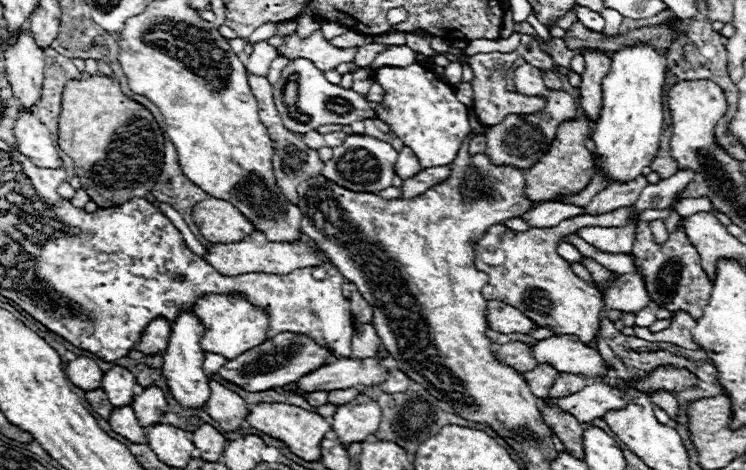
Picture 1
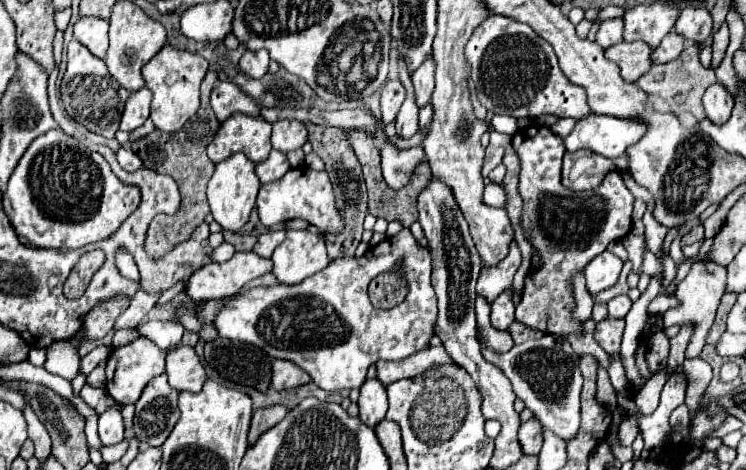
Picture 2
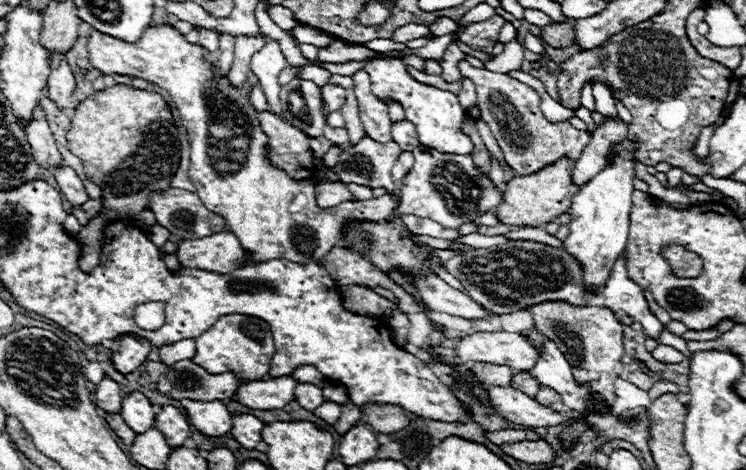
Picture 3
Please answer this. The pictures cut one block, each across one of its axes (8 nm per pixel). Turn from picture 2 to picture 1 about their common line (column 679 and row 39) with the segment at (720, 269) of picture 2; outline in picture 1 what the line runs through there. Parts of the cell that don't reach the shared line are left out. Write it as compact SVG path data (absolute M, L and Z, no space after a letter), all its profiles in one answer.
M314 30L306 40L300 40L296 34L292 36L284 36L284 46L278 48L278 52L290 56L290 58L298 58L298 56L306 56L306 60L314 62L318 70L327 72L334 70L338 64L342 62L352 62L356 56L356 48L336 48L332 46L328 40L324 40L322 30Z

